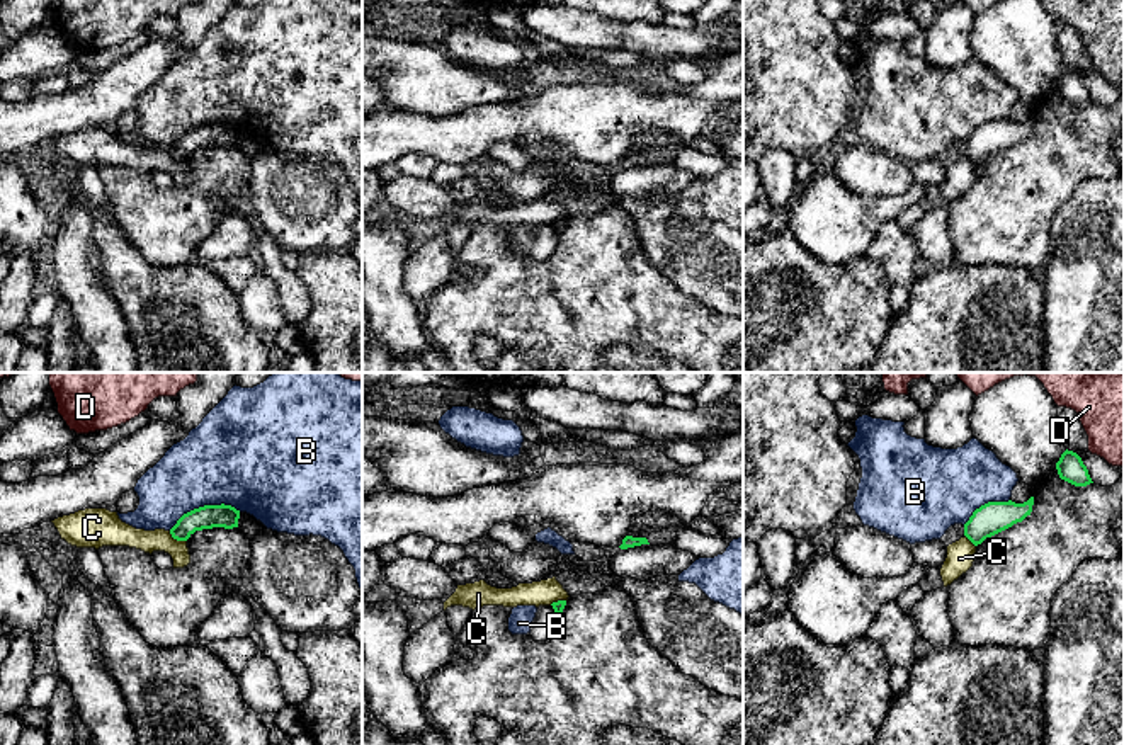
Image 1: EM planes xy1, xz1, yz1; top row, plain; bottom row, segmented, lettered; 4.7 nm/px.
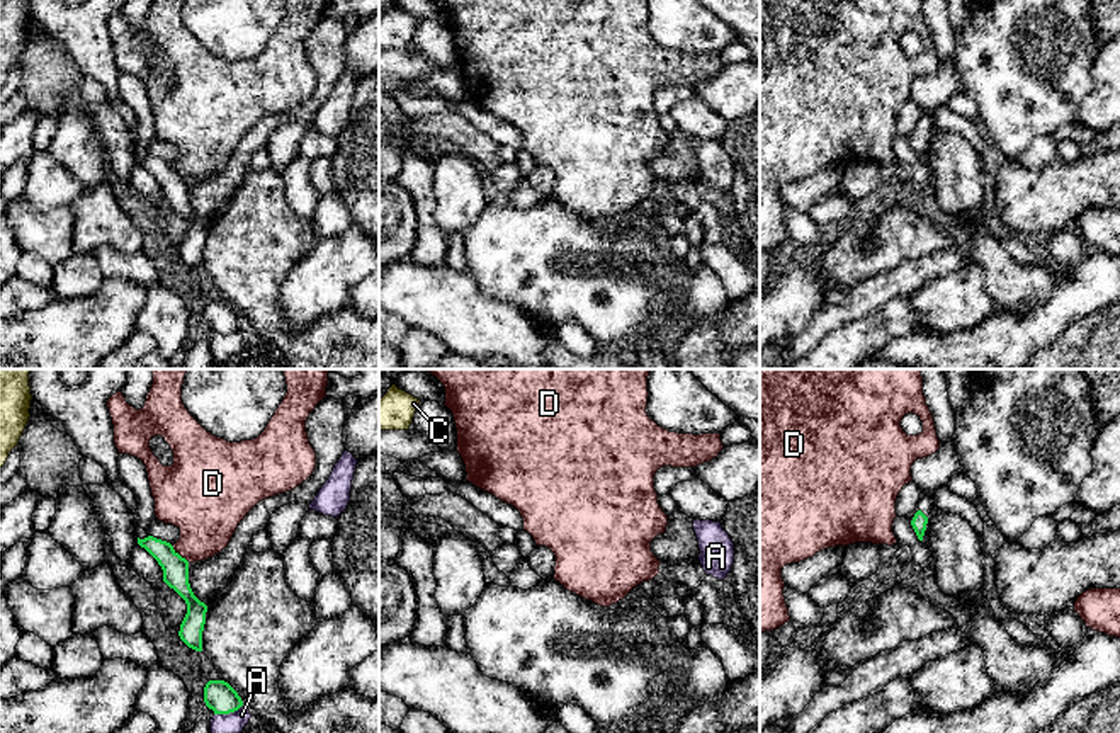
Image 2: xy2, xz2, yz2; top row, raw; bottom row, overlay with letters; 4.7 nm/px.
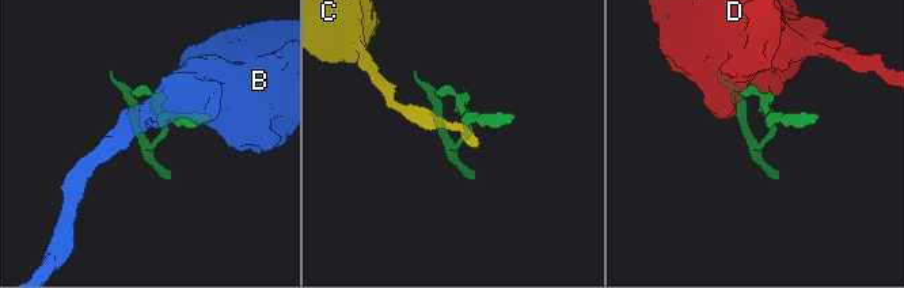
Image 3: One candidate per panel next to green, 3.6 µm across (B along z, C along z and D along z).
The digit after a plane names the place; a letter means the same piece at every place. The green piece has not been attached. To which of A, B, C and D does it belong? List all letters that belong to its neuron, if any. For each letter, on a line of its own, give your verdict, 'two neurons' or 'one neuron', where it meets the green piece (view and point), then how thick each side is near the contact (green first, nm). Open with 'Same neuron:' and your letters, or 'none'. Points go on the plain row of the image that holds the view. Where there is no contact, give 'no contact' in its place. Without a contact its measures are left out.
Same neuron: none
A: two neurons | xy2 (228, 332) | 150/130 nm
B: two neurons | xy1 (204, 125) | 110/420 nm
C: two neurons | xy1 (177, 159) | 110/110 nm
D: two neurons | xy2 (179, 174) | 130/320 nm

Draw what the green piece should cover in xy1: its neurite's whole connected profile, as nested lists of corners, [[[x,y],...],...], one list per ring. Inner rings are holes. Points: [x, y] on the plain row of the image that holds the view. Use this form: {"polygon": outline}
{"polygon": [[[204,124],[184,133],[170,148],[177,160],[187,160],[196,150],[224,146],[238,146],[240,129],[231,124]]]}

